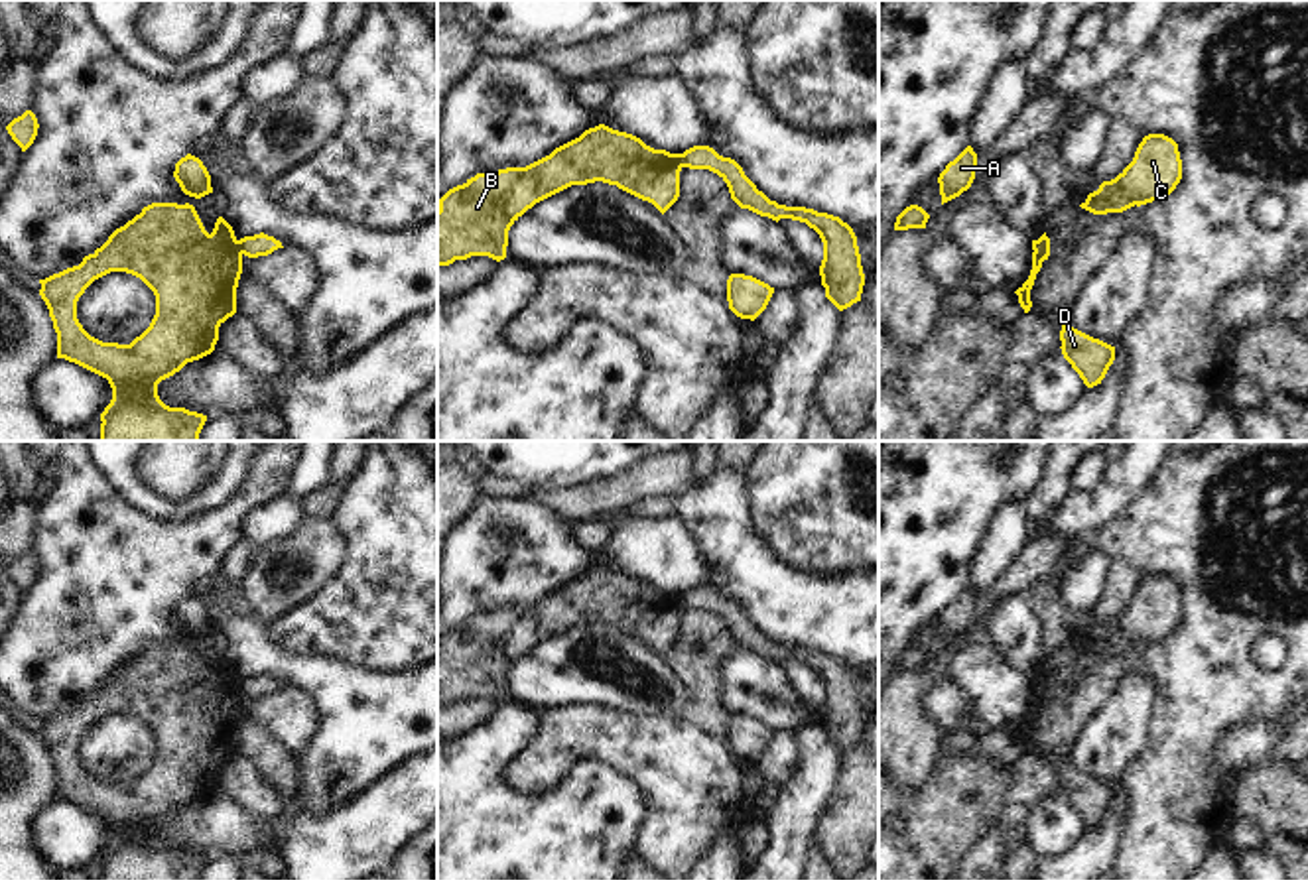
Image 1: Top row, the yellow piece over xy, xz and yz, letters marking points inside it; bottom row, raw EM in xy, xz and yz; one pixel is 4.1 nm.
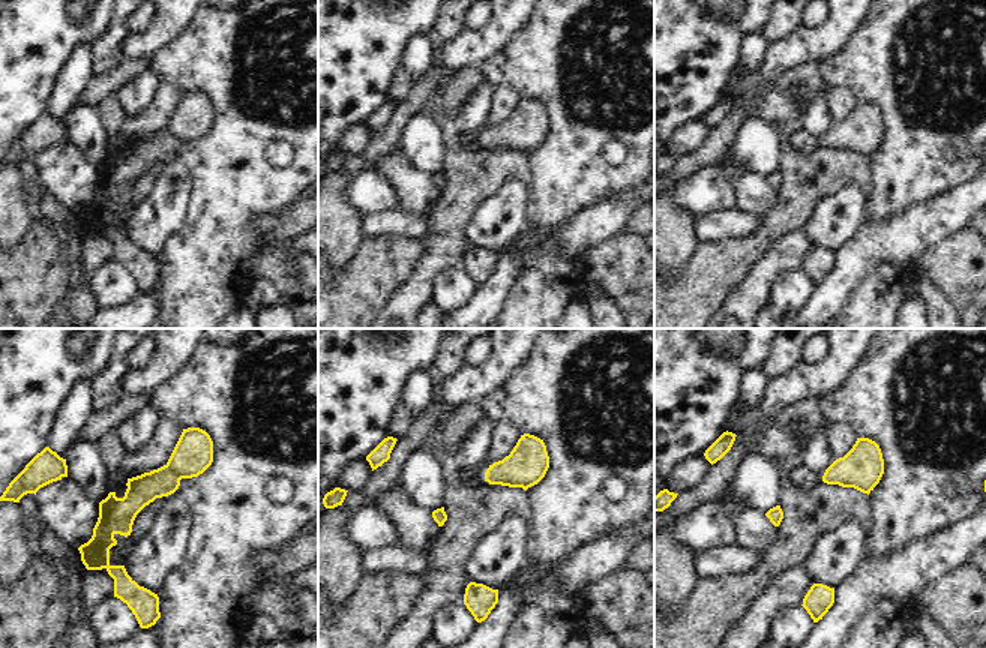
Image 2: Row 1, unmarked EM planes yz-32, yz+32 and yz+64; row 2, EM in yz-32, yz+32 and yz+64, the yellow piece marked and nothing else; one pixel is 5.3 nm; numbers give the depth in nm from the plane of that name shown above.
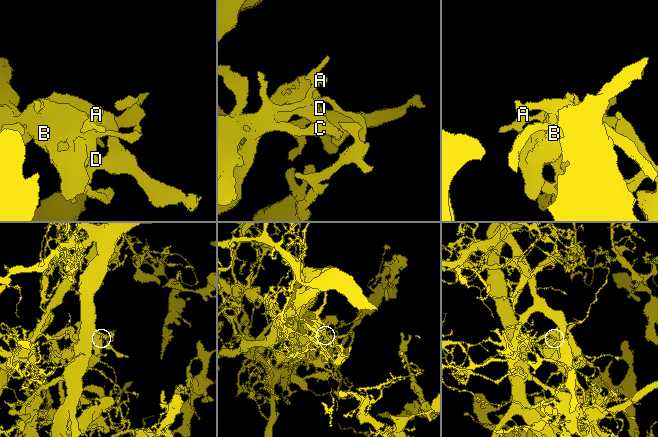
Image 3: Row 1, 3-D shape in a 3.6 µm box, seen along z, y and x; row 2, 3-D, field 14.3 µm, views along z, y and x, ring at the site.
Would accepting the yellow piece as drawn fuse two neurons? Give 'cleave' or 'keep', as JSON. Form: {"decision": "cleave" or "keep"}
{"decision": "cleave"}

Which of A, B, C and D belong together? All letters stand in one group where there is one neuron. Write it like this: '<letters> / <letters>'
A C D / B

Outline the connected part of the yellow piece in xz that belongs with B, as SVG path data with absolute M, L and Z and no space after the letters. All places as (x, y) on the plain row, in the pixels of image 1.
M599 565L526 608L477 614L439 640L437 709L471 697L489 697L496 703L504 701L510 667L536 644L571 626L595 622L617 626L619 630L652 644L664 656L680 638L682 608L680 595L654 591L632 575Z

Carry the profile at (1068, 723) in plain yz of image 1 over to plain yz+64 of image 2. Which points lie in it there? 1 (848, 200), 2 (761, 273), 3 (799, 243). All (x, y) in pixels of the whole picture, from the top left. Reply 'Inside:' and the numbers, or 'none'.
Inside: none

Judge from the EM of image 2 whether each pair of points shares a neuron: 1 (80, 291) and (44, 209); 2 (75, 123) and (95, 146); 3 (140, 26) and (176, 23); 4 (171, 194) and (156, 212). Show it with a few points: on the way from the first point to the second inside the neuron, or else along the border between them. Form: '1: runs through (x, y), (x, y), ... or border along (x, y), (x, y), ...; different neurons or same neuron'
1: runs through (77, 270), (77, 251), (72, 240), (62, 230); same neuron
2: runs through (81, 129), (90, 140); same neuron
3: border along (156, 15), (146, 30), (131, 32); different neurons
4: runs through (170, 198), (161, 207); same neuron

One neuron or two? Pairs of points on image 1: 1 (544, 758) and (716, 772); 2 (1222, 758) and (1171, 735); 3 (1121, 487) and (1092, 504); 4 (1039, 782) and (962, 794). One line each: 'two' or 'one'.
1: one
2: two
3: one
4: two

